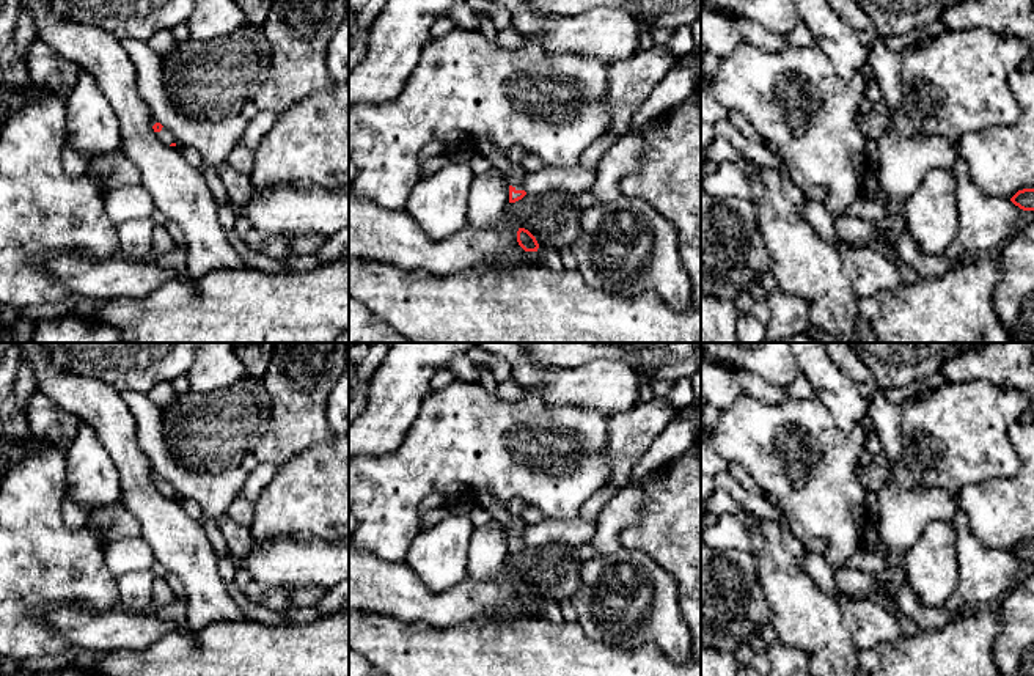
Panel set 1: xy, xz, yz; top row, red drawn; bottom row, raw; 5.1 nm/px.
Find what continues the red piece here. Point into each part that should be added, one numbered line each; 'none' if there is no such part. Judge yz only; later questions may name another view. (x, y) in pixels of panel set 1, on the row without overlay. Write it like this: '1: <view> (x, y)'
none

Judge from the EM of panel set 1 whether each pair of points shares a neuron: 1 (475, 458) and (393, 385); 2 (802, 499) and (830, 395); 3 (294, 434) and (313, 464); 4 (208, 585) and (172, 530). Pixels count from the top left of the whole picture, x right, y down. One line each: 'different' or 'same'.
1: different
2: different
3: different
4: same

